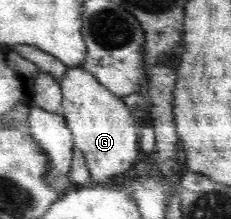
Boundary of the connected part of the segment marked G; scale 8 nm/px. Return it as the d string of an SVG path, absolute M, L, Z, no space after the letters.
M80 65L69 67L61 79L62 103L61 113L66 118L66 123L74 139L74 147L78 148L85 157L88 172L90 172L89 184L107 184L112 180L123 177L126 171L132 169L140 157L139 146L140 132L136 126L136 120L132 112L122 98L106 89L104 85Z

